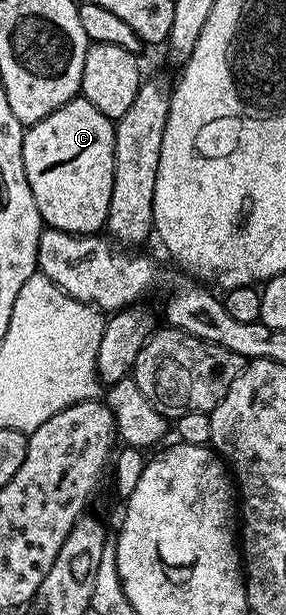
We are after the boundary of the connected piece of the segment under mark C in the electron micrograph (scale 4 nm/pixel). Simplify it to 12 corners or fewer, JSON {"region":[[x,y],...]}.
{"region":[[78,96],[25,130],[23,168],[48,229],[95,234],[114,129]]}

